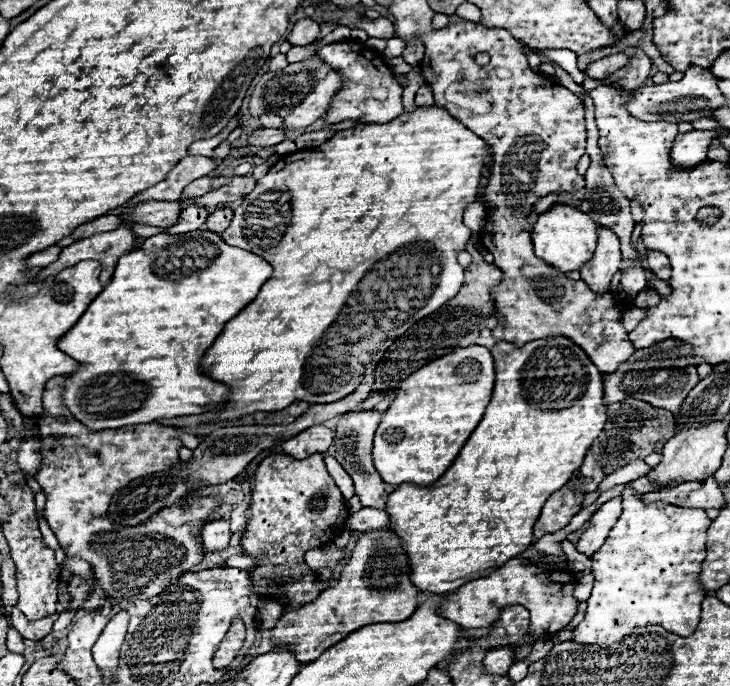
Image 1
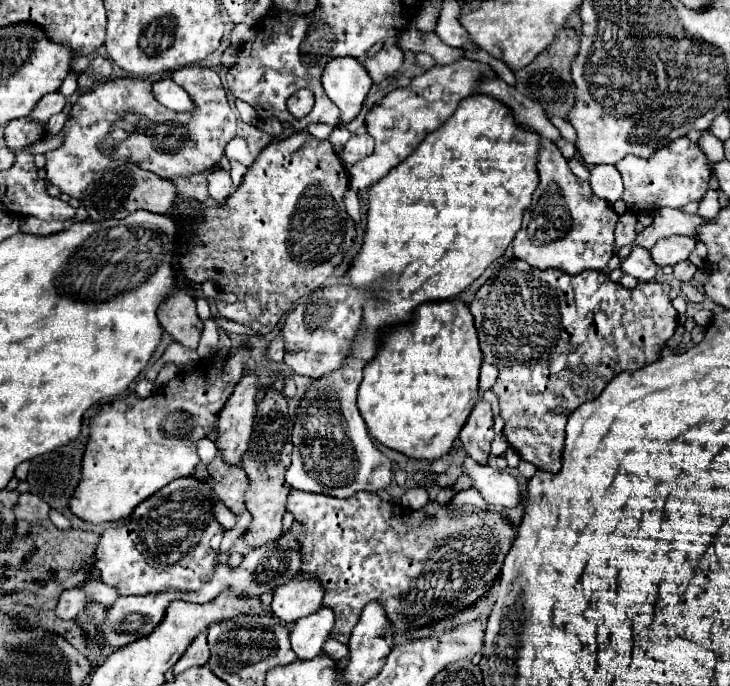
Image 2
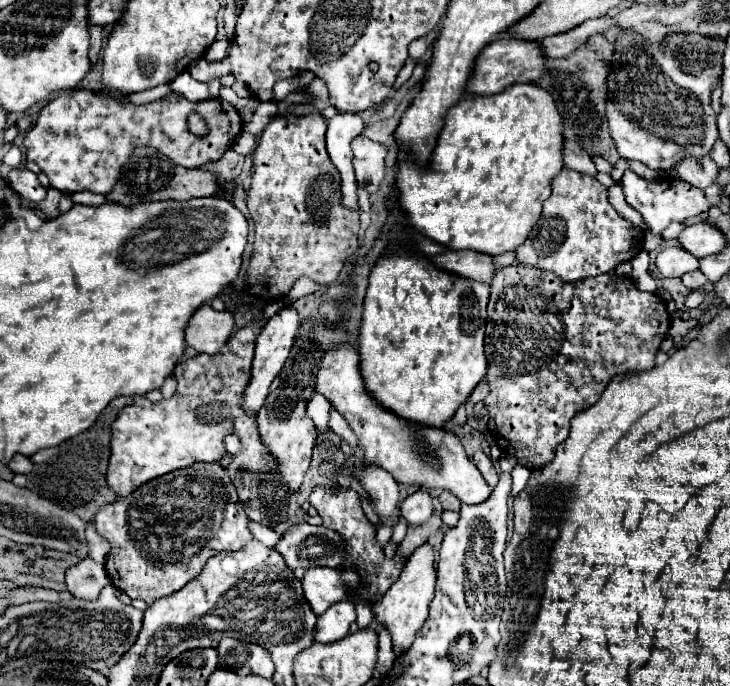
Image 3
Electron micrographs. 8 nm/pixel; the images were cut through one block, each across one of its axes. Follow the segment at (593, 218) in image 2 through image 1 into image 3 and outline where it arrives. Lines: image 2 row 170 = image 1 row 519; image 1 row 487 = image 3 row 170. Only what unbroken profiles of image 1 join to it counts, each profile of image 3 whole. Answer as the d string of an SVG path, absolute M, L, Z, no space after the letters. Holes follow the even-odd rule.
M564 168L552 180L552 196L544 202L538 224L526 242L516 248L518 262L552 272L564 282L576 282L606 274L614 266L632 260L642 250L644 236L608 204L606 192L606 186L596 178Z

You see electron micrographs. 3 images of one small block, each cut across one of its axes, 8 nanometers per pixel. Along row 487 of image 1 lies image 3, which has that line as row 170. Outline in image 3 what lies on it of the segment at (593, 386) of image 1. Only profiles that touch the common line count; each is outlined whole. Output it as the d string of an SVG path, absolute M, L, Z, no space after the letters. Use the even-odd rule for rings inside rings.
M512 84L492 96L466 96L454 104L438 136L430 158L432 164L418 168L412 160L398 164L398 202L408 216L408 224L420 234L452 248L476 250L498 256L516 250L528 238L542 214L542 202L550 196L552 180L564 168L564 132L562 116L548 90L536 84Z

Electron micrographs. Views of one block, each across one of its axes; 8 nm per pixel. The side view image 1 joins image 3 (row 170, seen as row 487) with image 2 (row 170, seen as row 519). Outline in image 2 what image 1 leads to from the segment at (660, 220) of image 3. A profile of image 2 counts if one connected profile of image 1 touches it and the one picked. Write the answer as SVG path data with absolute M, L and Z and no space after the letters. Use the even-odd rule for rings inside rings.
M686 136L660 148L646 160L638 156L626 156L616 164L616 168L624 180L622 200L626 202L630 212L638 212L638 210L654 212L664 206L682 208L688 202L702 200L702 196L708 190L710 168L708 168L706 156L700 152L698 144L690 142Z

